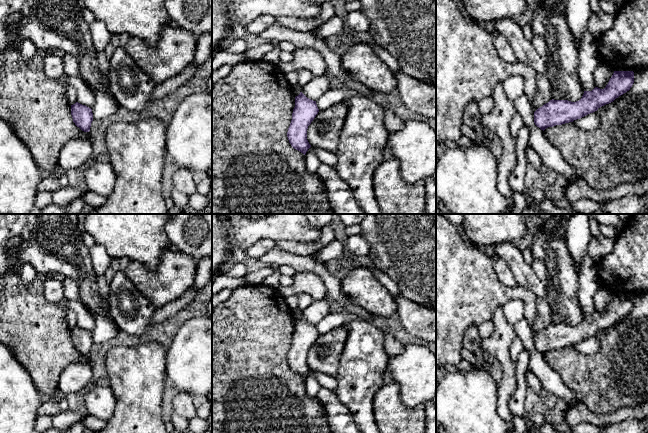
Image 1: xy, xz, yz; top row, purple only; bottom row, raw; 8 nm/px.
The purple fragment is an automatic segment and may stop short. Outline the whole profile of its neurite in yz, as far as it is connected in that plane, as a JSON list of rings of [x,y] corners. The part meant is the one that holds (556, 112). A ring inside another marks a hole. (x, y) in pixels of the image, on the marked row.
[[[614,71],[604,89],[595,87],[592,91],[584,91],[579,101],[550,100],[534,112],[534,123],[544,131],[548,127],[573,122],[613,102],[629,91],[633,83],[633,71]]]

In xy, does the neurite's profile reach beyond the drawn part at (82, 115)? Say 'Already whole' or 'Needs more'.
Needs more

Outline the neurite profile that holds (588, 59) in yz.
[[[585,30],[583,37],[576,46],[578,53],[577,73],[585,91],[592,91],[595,88],[594,71],[599,64],[599,57],[596,50],[596,38]]]

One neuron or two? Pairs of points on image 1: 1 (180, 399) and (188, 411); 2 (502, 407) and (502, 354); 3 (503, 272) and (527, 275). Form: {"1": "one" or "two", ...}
{"1": "one", "2": "one", "3": "two"}

